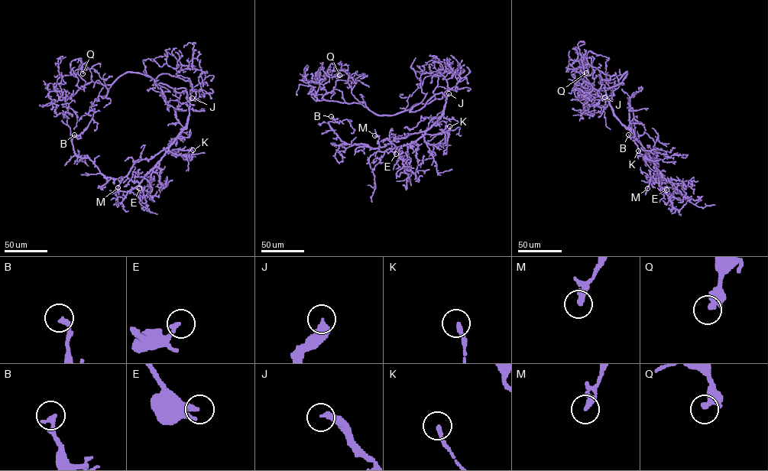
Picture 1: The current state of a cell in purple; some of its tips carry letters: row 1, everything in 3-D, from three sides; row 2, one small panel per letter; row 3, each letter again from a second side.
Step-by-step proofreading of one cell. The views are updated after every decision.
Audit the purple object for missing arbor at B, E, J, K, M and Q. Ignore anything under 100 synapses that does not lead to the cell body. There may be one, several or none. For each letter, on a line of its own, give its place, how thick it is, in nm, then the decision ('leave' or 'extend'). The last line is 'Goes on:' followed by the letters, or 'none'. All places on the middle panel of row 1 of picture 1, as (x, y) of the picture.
B: place (331, 116); calibre 280 nm; leave
E: place (396, 154); calibre 220 nm; leave
J: place (448, 93); calibre 340 nm; extend
K: place (449, 126); calibre 200 nm; leave
M: place (374, 135); calibre 300 nm; leave
Q: place (339, 75); calibre 400 nm; leave
Goes on: J

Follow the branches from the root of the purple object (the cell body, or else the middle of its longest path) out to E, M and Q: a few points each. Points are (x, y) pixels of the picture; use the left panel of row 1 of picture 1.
E: (189, 107), (186, 126), (165, 155), (135, 187), (139, 188)
M: (189, 107), (189, 120), (178, 136), (150, 159), (136, 161), (118, 187)
Q: (189, 107), (185, 88), (138, 73), (86, 83), (81, 59), (72, 60), (70, 75), (82, 73)

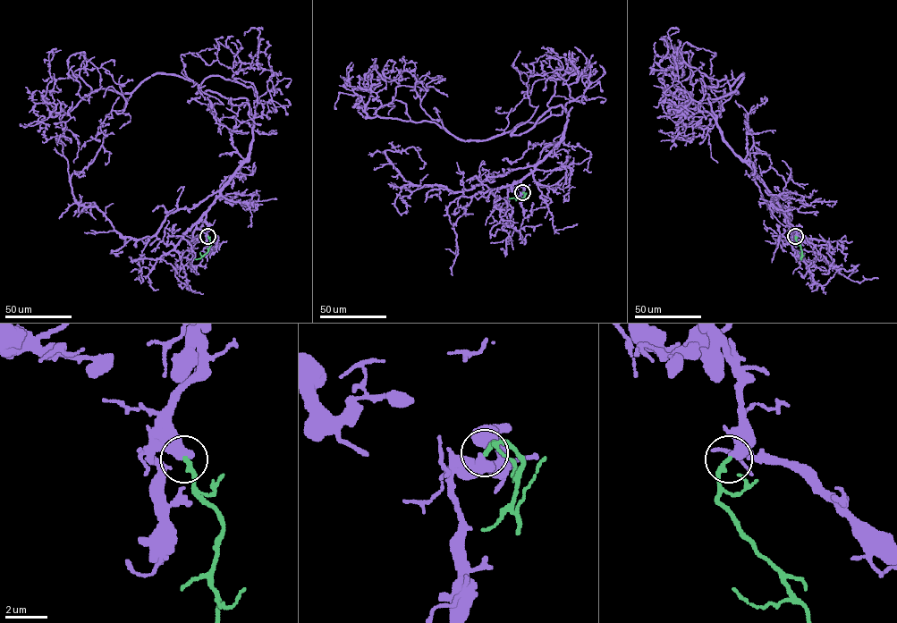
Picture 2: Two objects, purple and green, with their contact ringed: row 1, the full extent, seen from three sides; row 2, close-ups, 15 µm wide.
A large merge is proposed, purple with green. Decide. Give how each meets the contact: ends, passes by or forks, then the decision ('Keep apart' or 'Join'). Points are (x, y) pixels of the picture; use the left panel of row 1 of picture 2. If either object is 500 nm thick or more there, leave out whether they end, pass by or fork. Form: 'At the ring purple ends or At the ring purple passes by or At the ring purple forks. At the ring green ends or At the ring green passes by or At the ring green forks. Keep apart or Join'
Join

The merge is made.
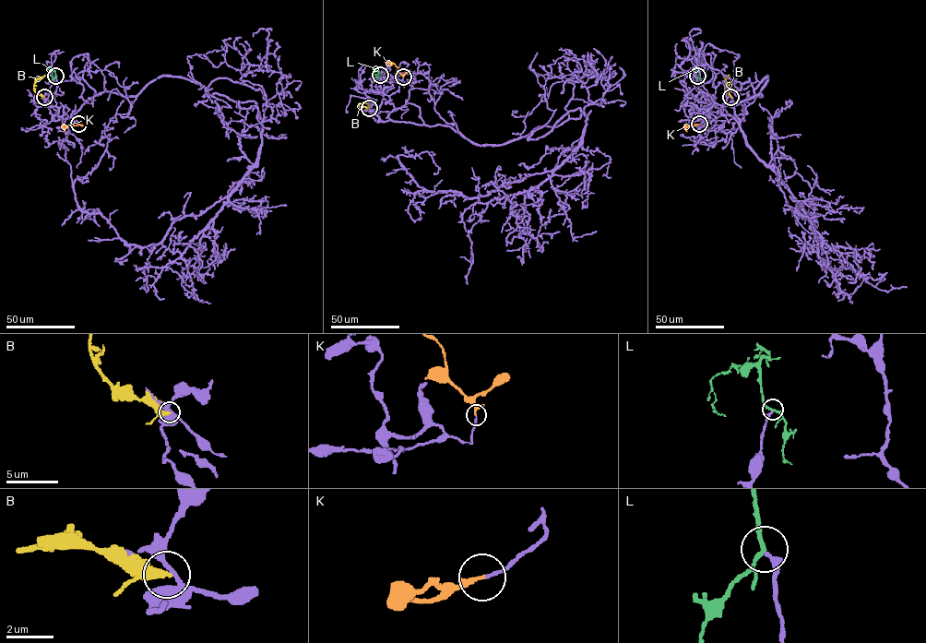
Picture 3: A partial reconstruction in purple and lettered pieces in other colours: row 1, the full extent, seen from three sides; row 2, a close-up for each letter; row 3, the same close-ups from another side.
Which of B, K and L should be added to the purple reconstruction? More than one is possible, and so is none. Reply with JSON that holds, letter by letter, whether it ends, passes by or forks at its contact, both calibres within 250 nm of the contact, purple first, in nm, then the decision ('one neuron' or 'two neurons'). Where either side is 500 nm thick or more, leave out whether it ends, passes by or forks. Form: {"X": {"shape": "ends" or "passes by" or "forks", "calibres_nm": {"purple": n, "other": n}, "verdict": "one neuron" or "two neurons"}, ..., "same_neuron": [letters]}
{"B": {"shape": "passes by", "calibres_nm": {"purple": 190, "other": 280}, "verdict": "two neurons"}, "K": {"shape": "passes by", "calibres_nm": {"purple": 120, "other": 140}, "verdict": "one neuron"}, "L": {"shape": "passes by", "calibres_nm": {"purple": 260, "other": 160}, "verdict": "two neurons"}, "same_neuron": ["K"]}

